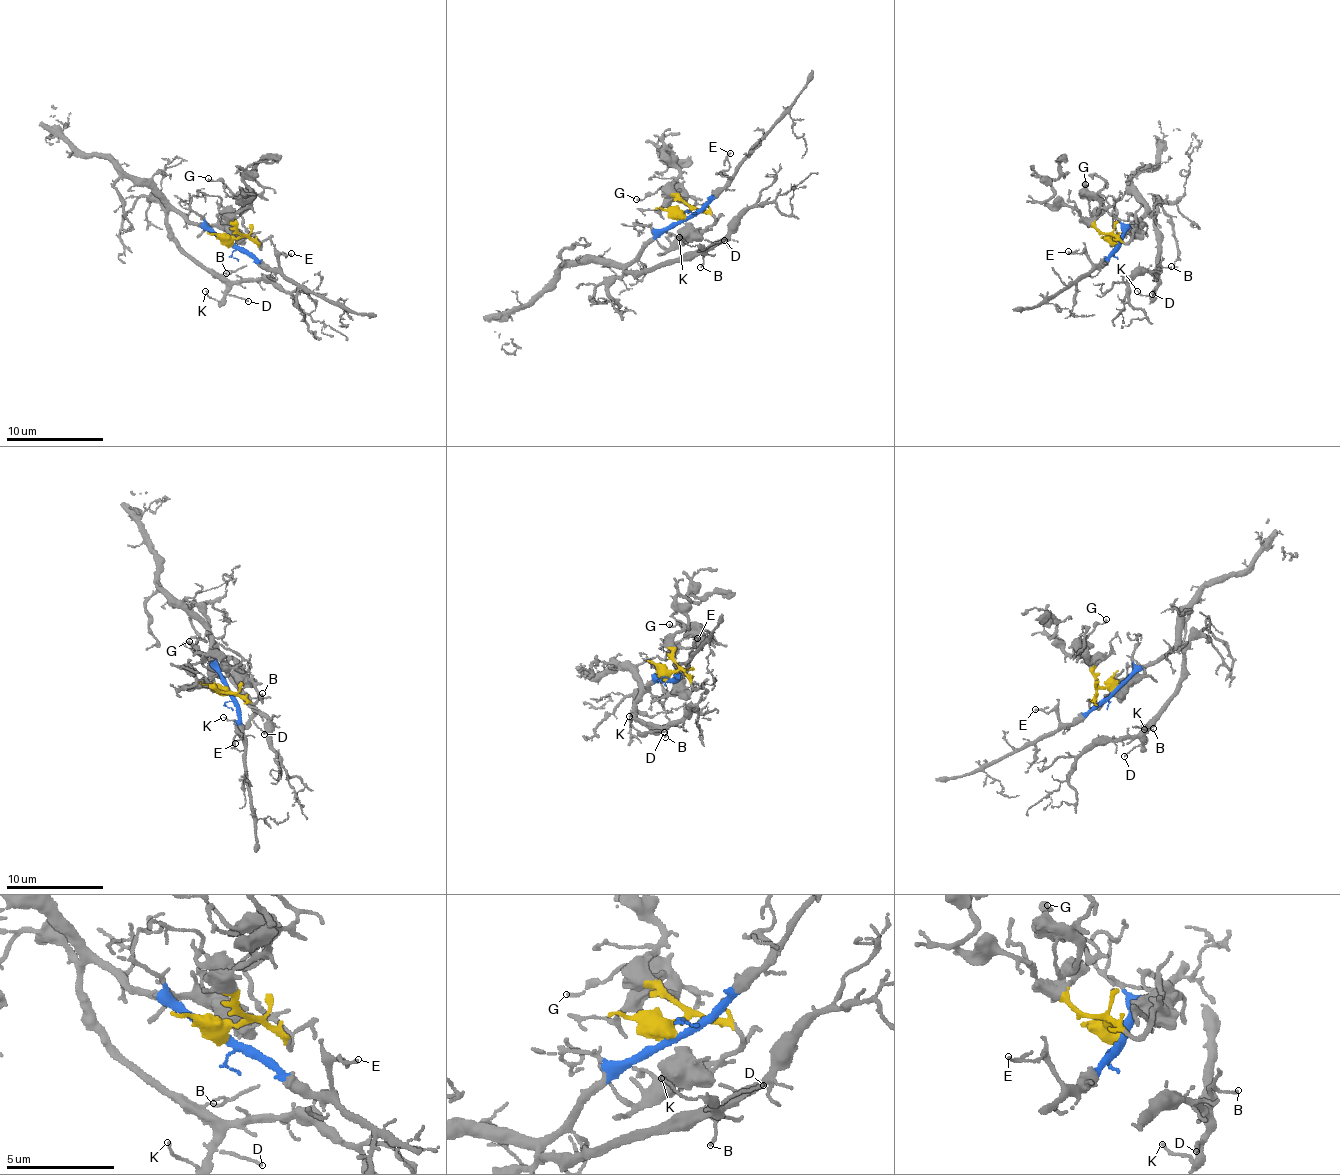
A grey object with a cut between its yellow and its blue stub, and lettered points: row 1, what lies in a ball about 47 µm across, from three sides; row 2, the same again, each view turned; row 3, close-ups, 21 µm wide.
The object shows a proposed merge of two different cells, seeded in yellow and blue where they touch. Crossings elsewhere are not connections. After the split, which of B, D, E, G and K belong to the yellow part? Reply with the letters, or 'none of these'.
G

